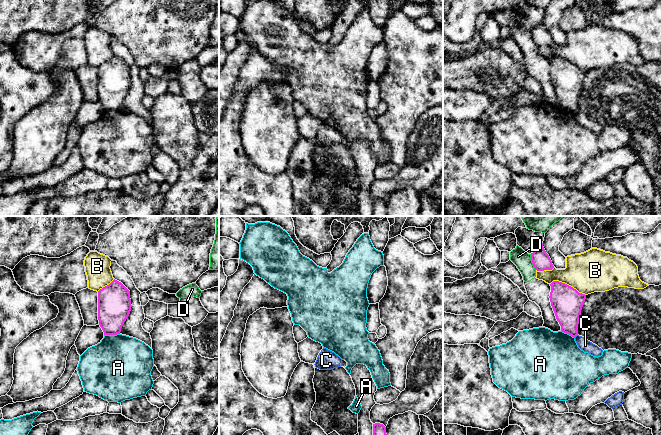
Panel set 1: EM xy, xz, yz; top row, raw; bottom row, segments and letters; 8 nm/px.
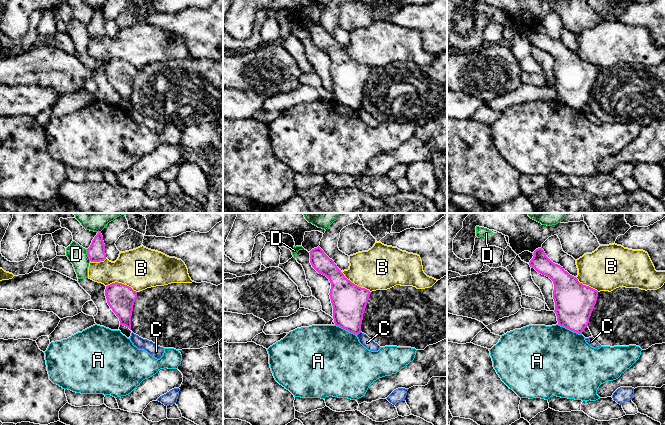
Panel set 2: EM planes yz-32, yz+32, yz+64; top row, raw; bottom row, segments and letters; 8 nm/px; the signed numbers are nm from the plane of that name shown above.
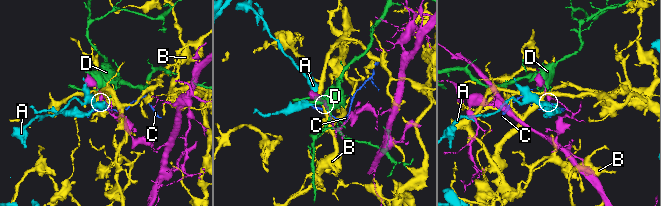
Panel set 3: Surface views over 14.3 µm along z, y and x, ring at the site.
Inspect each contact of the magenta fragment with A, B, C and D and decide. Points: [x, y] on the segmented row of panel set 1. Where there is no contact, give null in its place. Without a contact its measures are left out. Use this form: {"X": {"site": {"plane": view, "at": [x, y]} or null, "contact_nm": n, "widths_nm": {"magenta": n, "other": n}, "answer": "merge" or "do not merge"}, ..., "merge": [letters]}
{"A": {"site": {"plane": "xy", "at": [111, 334]}, "contact_nm": 130, "widths_nm": {"magenta": 280, "other": 480}, "answer": "do not merge"}, "B": {"site": {"plane": "yz", "at": [568, 285]}, "contact_nm": 300, "widths_nm": {"magenta": 240, "other": 340}, "answer": "do not merge"}, "C": {"site": {"plane": "yz", "at": [575, 336]}, "contact_nm": 40, "widths_nm": {"magenta": 240, "other": 90}, "answer": "do not merge"}, "D": {"site": {"plane": "yz", "at": [532, 262]}, "contact_nm": 140, "widths_nm": {"magenta": 150, "other": 140}, "answer": "do not merge"}, "merge": []}

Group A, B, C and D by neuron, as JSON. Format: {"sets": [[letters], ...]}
{"sets": [["A"], ["B"], ["C"], ["D"]]}

